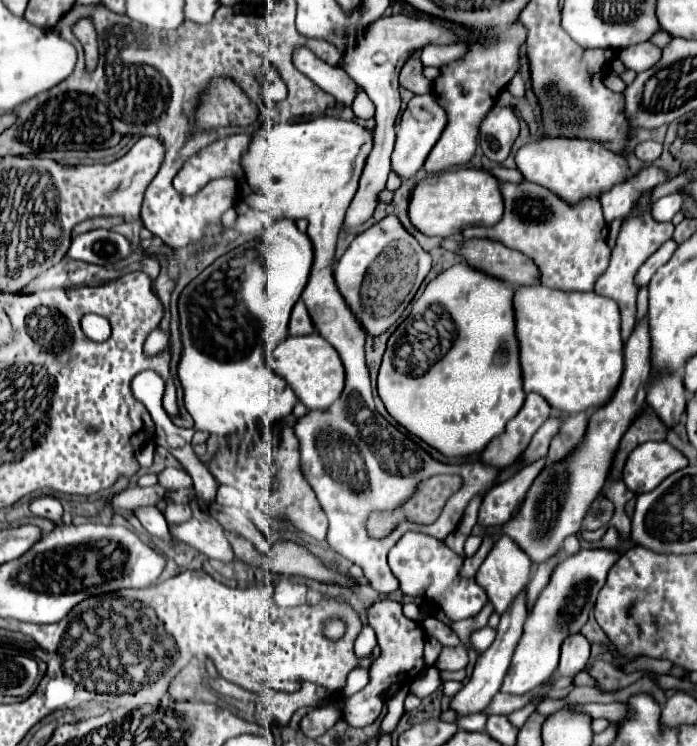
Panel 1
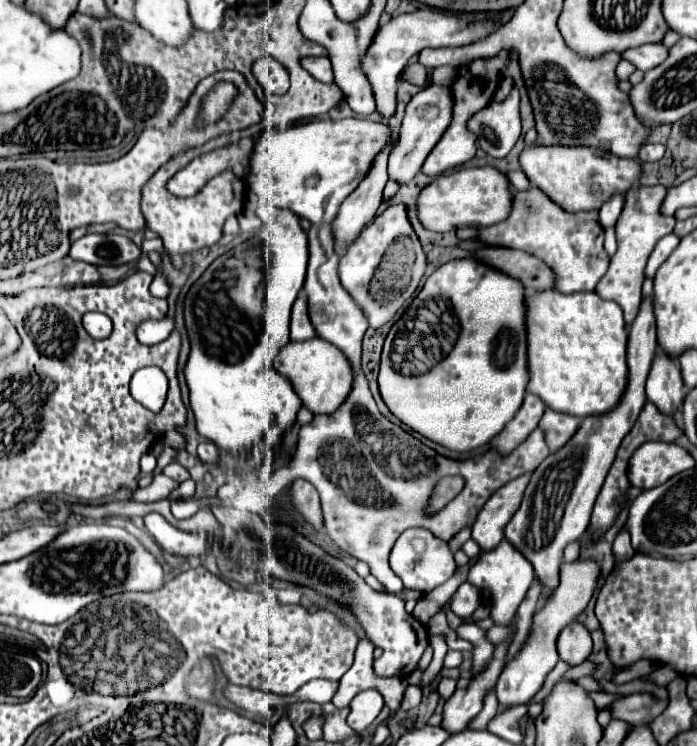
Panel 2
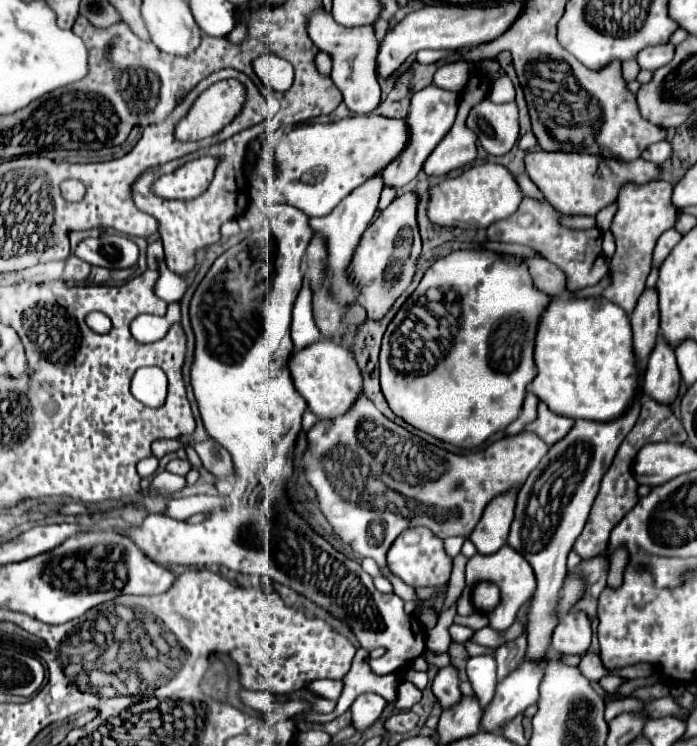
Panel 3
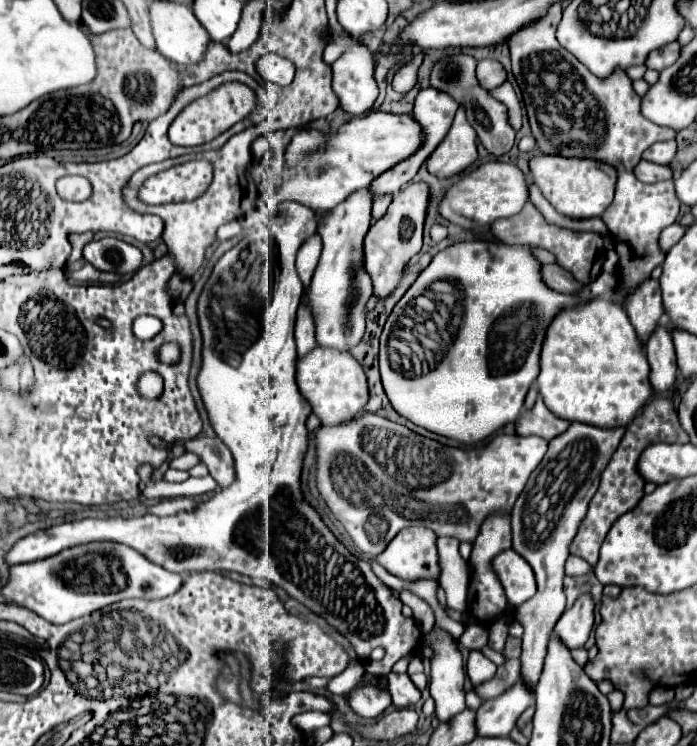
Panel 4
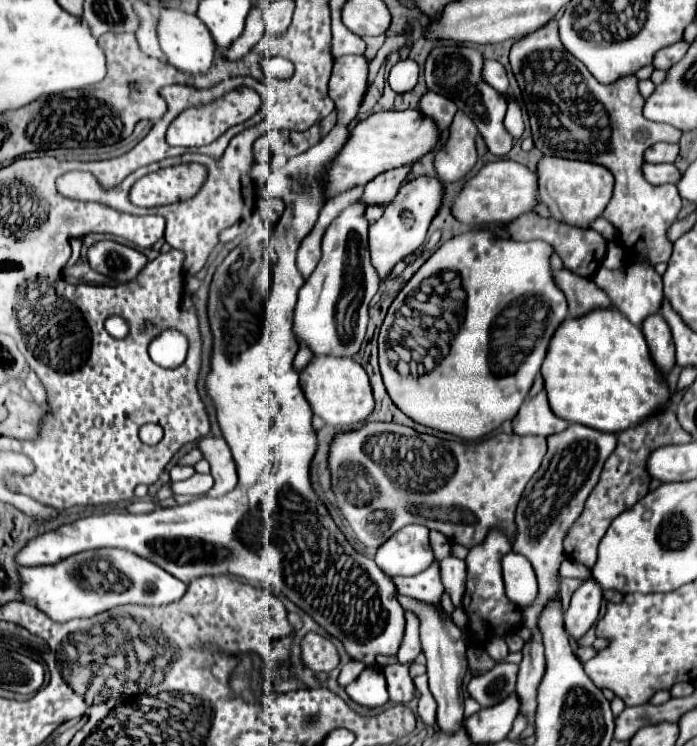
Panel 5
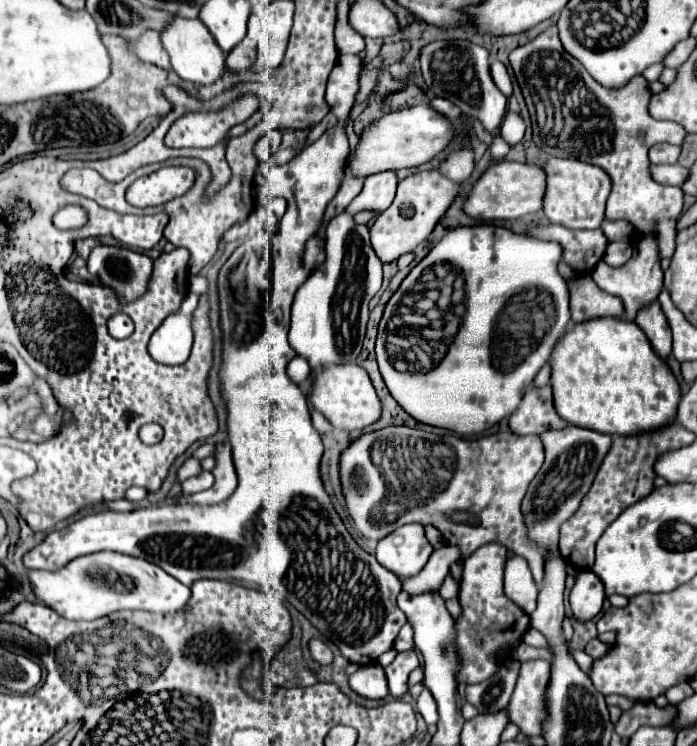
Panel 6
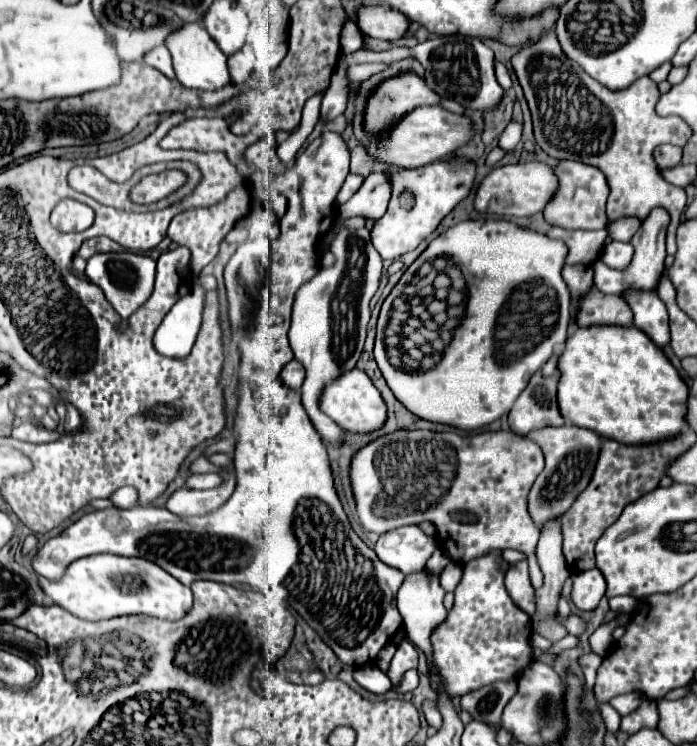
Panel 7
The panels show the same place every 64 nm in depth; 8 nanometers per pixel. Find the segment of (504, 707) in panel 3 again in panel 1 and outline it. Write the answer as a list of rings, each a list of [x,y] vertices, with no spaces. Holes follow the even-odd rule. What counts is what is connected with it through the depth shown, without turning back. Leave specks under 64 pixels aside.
[[[580,548],[576,554],[564,558],[552,572],[548,586],[536,598],[530,616],[524,624],[524,634],[514,652],[510,670],[504,678],[502,692],[526,694],[548,680],[558,664],[560,646],[570,634],[578,634],[588,622],[590,610],[596,604],[596,596],[606,584],[608,570],[620,558],[618,552],[606,548]]]

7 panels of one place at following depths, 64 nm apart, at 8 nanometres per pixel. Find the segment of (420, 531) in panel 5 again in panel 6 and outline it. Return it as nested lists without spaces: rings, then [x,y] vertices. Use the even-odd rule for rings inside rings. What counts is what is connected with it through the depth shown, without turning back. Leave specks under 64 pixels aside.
[[[408,524],[378,542],[376,560],[400,578],[416,576],[428,562],[434,548],[426,540],[424,526]]]

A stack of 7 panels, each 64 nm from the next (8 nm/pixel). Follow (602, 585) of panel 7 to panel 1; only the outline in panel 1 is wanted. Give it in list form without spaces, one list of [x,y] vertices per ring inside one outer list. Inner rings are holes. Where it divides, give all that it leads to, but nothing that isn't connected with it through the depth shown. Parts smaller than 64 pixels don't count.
[[[582,634],[568,636],[568,640],[564,640],[564,644],[562,644],[558,674],[576,676],[578,672],[584,670],[588,658],[590,658],[590,642]]]

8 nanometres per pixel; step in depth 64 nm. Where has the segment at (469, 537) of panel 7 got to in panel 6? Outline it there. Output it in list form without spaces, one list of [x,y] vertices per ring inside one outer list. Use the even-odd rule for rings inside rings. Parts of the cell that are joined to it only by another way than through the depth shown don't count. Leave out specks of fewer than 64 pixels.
[[[390,426],[378,432],[358,436],[340,452],[340,484],[346,500],[348,516],[366,540],[382,540],[396,528],[418,522],[432,524],[442,532],[448,544],[462,548],[466,558],[476,548],[488,542],[500,542],[510,552],[530,560],[530,568],[536,584],[544,578],[544,564],[534,544],[528,544],[524,532],[524,520],[520,518],[520,500],[536,472],[544,462],[544,446],[540,436],[518,436],[514,432],[498,432],[482,438],[438,436],[424,430],[406,426]]]

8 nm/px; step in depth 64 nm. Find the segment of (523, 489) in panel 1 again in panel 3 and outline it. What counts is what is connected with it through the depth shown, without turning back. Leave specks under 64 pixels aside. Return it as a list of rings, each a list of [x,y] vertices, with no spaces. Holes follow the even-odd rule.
[[[516,488],[496,496],[484,510],[480,522],[470,534],[470,540],[478,548],[480,554],[492,554],[500,550],[508,540],[508,528],[516,508]]]

